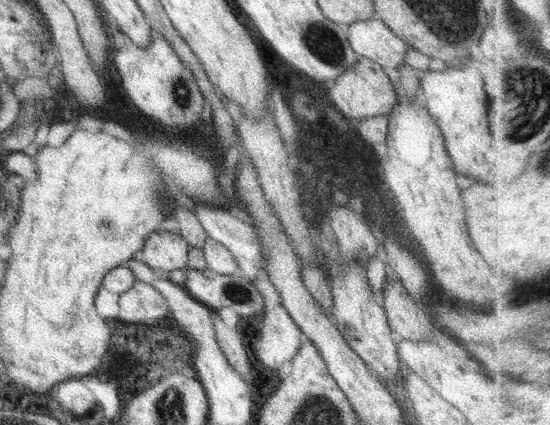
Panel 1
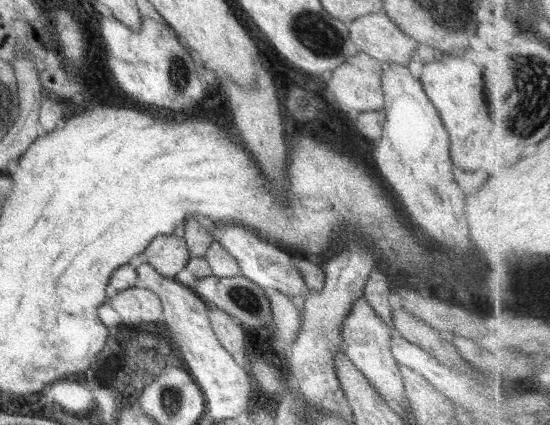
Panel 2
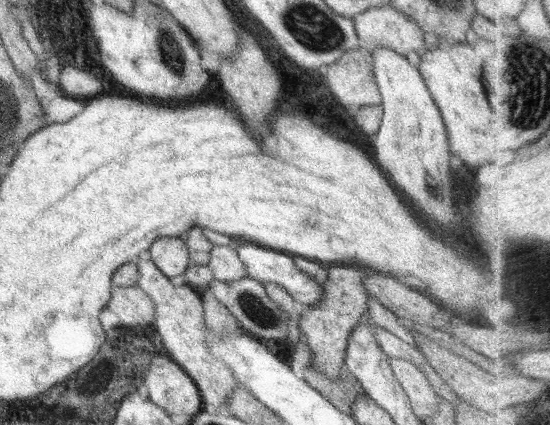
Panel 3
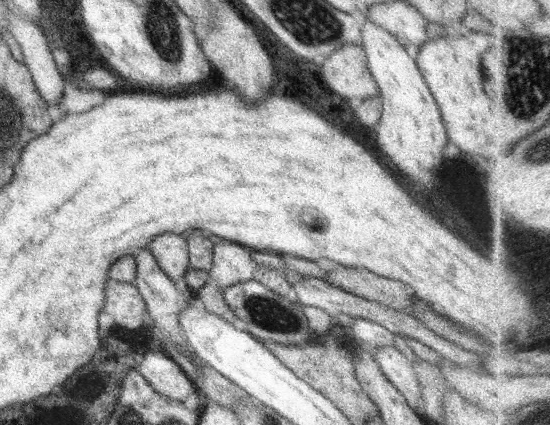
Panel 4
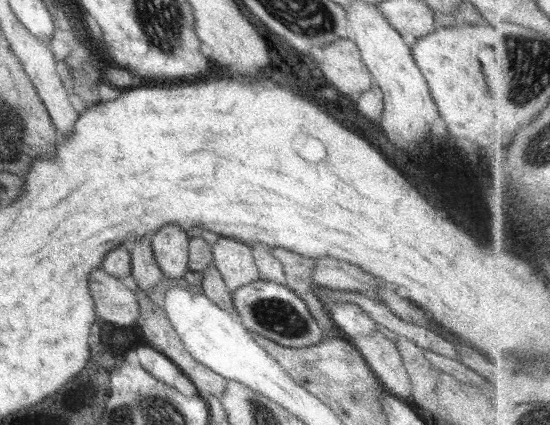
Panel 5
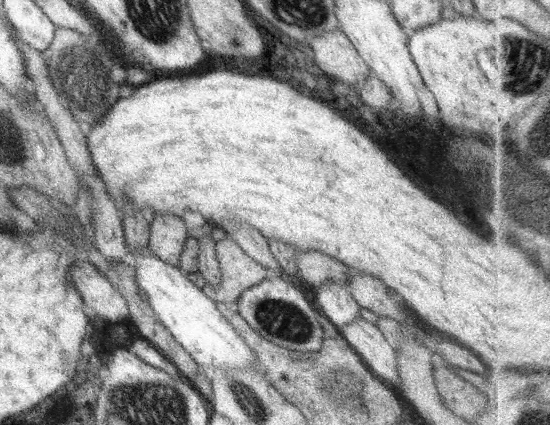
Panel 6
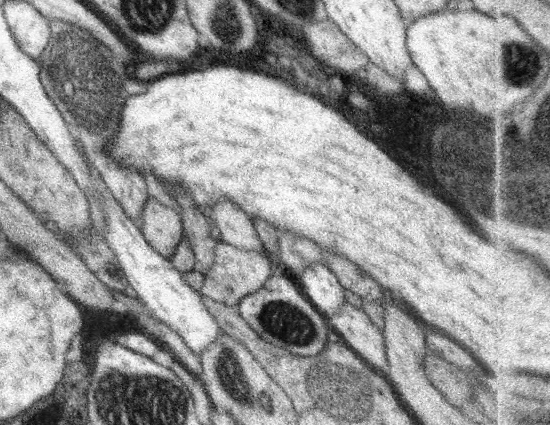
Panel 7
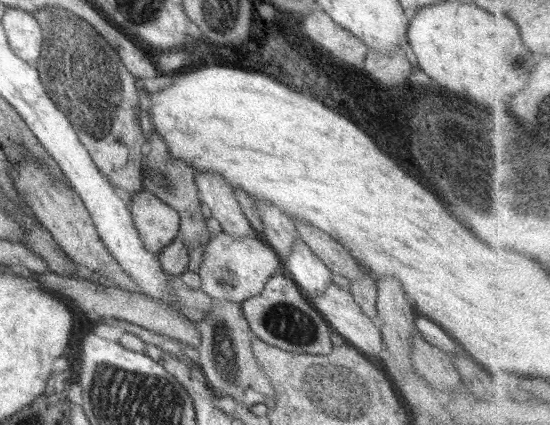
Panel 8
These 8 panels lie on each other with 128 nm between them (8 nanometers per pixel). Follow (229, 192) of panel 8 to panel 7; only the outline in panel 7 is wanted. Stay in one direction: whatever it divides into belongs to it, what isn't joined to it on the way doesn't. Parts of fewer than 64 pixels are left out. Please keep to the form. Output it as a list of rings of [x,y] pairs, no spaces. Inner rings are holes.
[[[224,199],[214,204],[210,218],[215,221],[215,232],[220,234],[224,243],[269,256],[250,217],[230,200]]]

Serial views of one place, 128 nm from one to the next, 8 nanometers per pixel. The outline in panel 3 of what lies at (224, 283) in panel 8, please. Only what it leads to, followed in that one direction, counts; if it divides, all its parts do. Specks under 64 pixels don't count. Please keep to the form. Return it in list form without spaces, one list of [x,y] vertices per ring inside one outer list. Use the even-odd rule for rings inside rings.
[[[214,245],[207,265],[212,269],[213,278],[222,282],[228,283],[248,277],[246,267],[244,267],[244,263],[240,260],[232,245]]]

